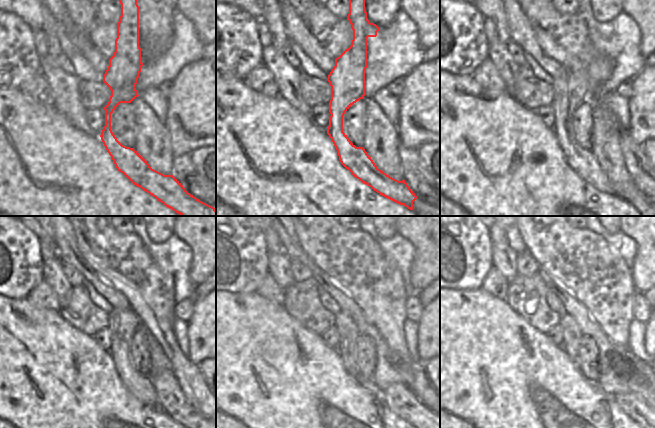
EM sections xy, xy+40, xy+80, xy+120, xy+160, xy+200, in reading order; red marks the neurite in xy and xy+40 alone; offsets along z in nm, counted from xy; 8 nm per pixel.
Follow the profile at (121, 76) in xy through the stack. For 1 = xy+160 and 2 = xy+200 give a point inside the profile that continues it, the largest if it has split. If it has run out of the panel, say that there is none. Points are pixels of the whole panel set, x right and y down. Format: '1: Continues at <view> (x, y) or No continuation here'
1: Continues at xy+160 (348, 333)
2: Continues at xy+200 (572, 335).

